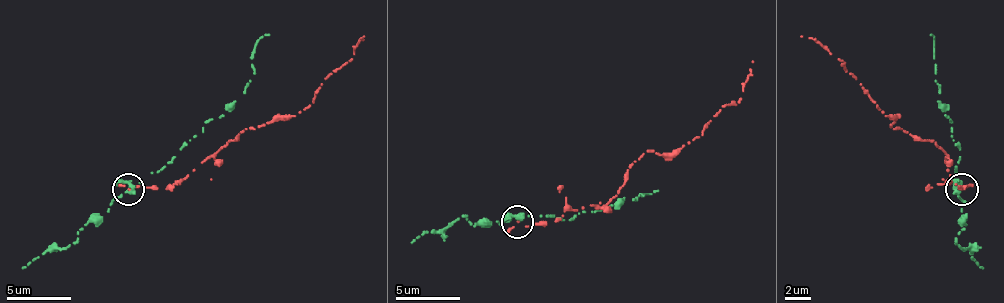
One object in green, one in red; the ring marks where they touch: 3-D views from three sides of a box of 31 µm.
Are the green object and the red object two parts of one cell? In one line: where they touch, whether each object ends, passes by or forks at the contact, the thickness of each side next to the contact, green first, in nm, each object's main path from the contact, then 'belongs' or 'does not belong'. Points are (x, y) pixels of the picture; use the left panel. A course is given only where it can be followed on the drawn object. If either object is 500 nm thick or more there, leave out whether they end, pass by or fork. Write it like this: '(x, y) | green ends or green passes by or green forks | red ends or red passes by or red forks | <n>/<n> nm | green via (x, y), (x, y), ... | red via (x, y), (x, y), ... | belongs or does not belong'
(128, 189) | green passes by | red ends | 360/130 nm | green via (129, 190), (158, 173), (204, 131), (204, 121), (230, 108), (249, 82), (256, 44), (269, 34) | red via (129, 190), (168, 190), (246, 128), (288, 118), (311, 105), (333, 69), (353, 60), (363, 37) | does not belong

